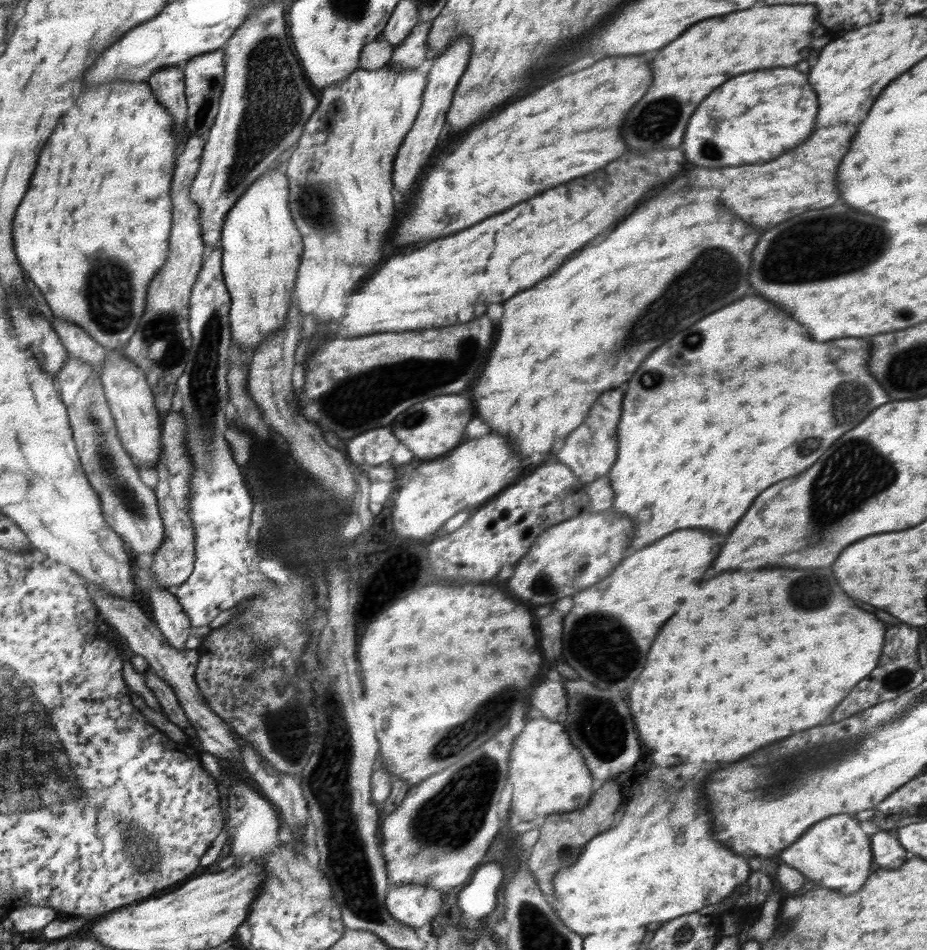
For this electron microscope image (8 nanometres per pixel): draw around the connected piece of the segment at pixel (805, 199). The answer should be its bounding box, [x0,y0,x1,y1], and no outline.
[690,124,856,230]

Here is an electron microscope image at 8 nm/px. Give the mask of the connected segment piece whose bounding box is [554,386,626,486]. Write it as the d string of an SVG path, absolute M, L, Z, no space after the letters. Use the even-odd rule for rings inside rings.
M620 386L602 394L596 406L592 406L586 422L575 428L567 437L564 446L556 453L555 462L564 463L572 469L582 486L594 482L598 477L604 476L614 466L618 454L617 430L626 388Z

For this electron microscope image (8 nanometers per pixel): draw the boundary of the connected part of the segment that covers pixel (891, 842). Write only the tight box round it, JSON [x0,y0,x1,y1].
[872,830,910,868]

